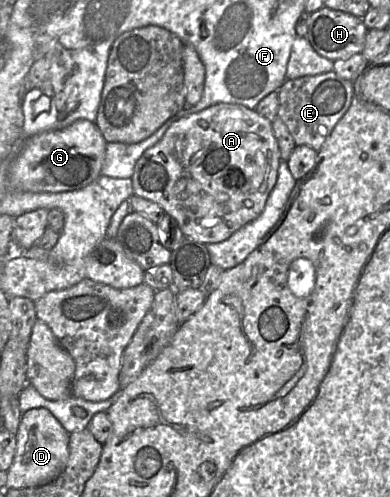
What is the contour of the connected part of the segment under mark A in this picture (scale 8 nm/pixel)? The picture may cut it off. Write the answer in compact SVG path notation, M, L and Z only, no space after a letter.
M219 103L198 113L185 116L173 123L161 140L145 150L137 160L131 180L134 194L161 206L165 214L175 219L184 237L191 238L203 244L210 244L228 239L234 232L256 219L262 213L267 198L276 184L279 164L280 150L277 139L274 136L272 123L255 109L249 109L240 104Z

